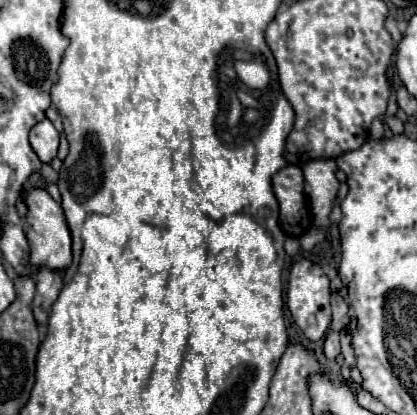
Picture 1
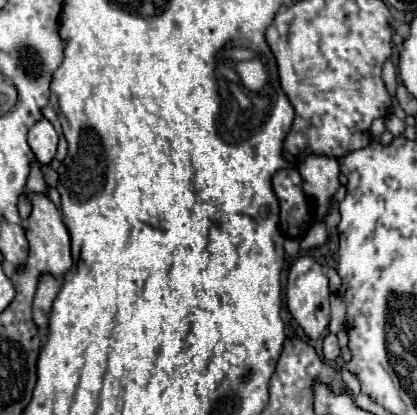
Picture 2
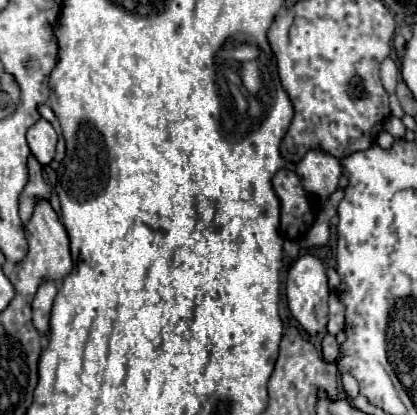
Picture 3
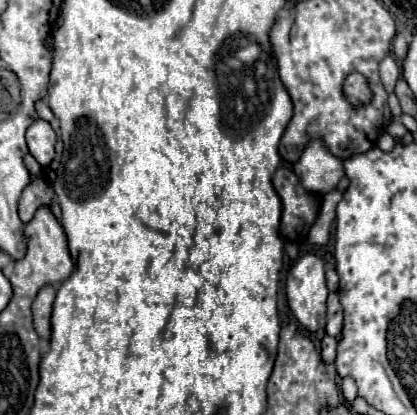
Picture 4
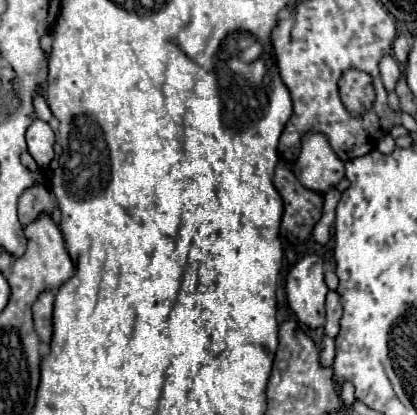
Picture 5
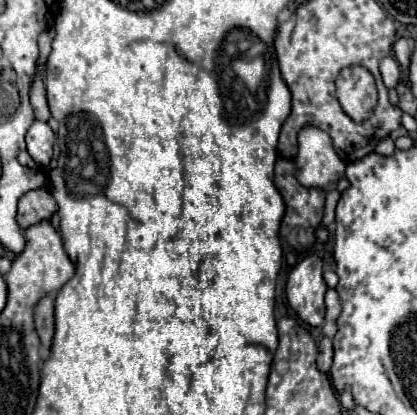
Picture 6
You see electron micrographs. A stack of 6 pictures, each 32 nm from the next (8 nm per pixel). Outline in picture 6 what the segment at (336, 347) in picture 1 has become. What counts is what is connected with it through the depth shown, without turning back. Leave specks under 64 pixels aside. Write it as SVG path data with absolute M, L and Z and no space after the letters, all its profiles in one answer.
M322 338L320 340L320 346L318 346L320 354L318 354L318 368L322 372L328 372L330 366L332 366L332 358L334 358L334 348L332 348L332 340L330 338Z

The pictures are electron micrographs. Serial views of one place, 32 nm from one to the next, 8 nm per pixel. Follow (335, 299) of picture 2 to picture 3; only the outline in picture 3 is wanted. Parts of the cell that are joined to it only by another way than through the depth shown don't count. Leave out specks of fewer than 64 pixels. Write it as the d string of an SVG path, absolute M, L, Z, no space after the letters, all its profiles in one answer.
M330 294L330 324L328 324L328 332L330 334L338 334L344 328L344 304L340 302L338 294Z

